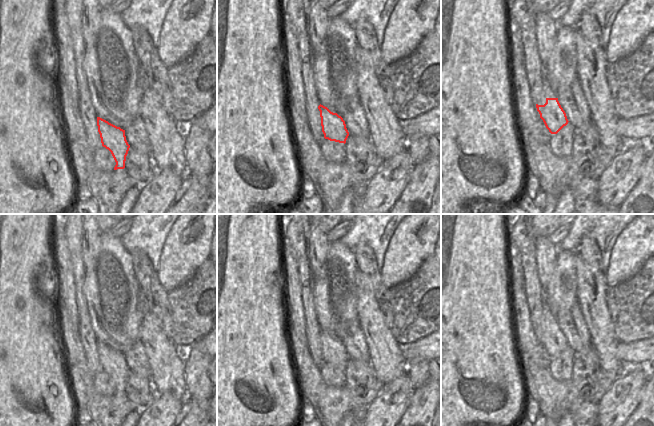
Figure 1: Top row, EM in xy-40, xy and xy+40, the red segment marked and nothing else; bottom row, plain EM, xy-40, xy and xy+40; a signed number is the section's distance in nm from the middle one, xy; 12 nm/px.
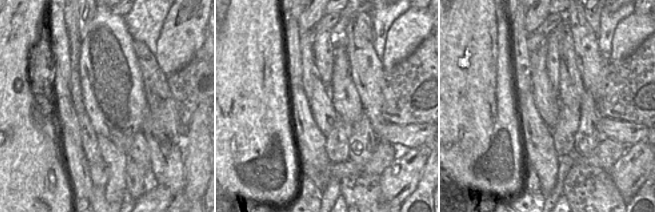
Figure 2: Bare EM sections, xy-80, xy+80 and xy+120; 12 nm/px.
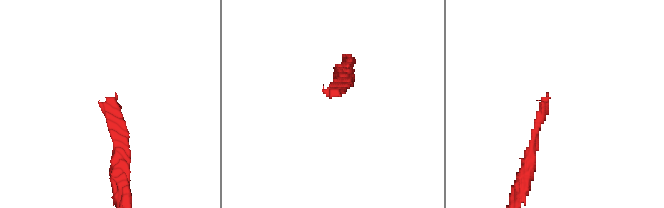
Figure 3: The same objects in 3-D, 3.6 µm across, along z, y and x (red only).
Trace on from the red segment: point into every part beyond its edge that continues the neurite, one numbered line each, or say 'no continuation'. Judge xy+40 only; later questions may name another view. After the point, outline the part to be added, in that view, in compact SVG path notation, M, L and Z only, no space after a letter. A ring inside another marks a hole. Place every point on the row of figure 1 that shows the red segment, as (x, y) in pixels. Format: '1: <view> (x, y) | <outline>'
1: xy+40 (546, 91) | M545 79L542 80L542 88L540 92L540 98L537 100L537 102L533 102L534 109L537 110L536 105L544 105L546 103L547 98L557 98L556 94L552 90L552 88L549 86L547 81Z

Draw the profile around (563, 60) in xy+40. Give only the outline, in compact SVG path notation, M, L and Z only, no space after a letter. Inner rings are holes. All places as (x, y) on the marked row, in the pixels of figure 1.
M556 22L557 43L549 59L544 63L544 79L556 94L558 80L565 74L577 74L576 31L574 27L561 26Z

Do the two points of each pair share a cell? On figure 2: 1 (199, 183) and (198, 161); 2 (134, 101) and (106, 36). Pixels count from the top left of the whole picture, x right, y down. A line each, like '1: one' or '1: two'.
1: one
2: one

